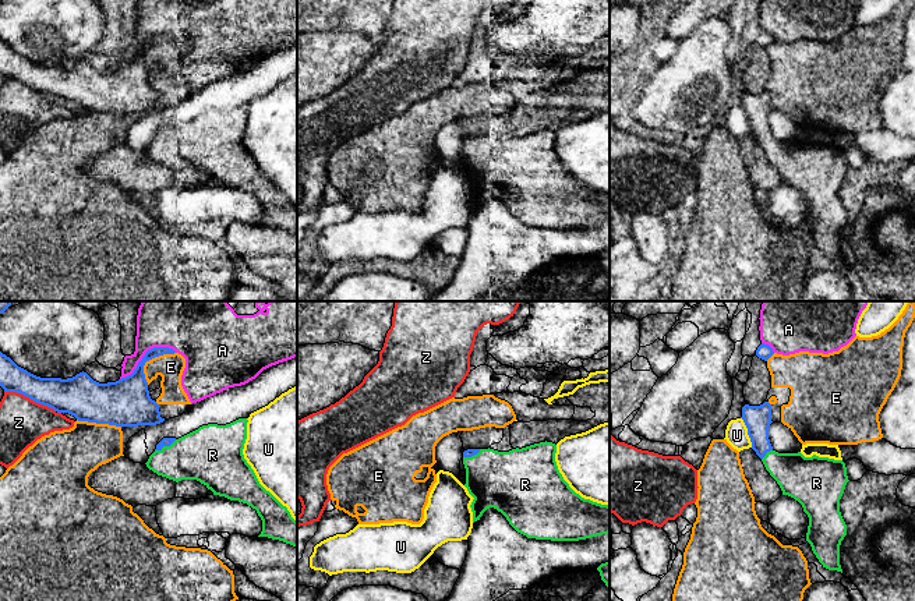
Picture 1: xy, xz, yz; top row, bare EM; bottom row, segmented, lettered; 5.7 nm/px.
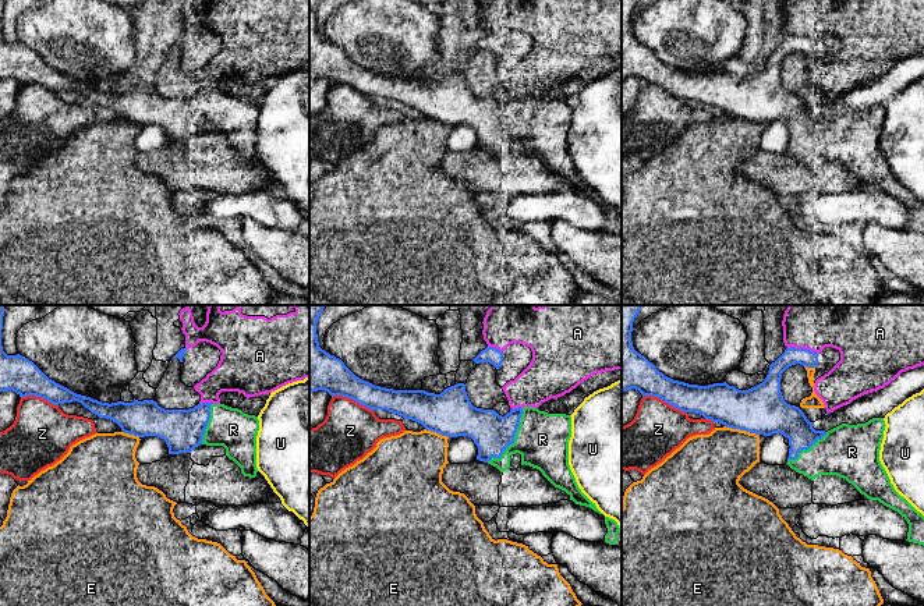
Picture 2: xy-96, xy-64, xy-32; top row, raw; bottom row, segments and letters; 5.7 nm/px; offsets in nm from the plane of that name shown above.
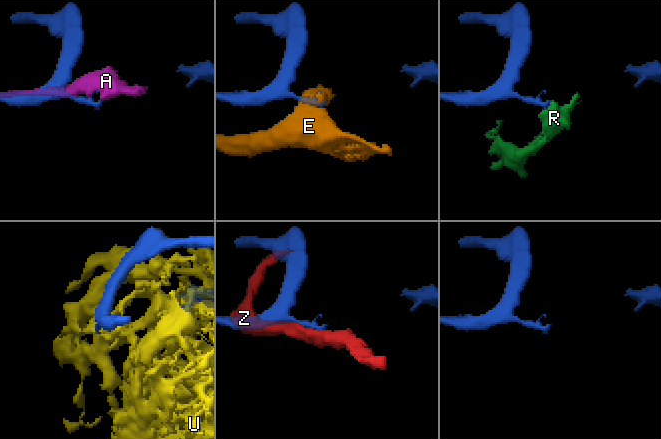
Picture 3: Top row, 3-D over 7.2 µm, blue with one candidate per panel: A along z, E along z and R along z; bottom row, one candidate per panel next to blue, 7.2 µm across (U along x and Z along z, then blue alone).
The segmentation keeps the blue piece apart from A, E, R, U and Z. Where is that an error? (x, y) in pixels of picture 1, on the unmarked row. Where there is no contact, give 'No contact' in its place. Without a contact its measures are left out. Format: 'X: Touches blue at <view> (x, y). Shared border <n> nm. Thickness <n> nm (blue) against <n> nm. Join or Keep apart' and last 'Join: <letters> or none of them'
A: Touches blue at xy (145, 41). Shared border 360 nm. Thickness 200 nm (blue) against 240 nm. Keep apart
E: Touches blue at xy (149, 46). Shared border 260 nm. Thickness 220 nm (blue) against 150 nm. Keep apart
R: Touches blue at xy (165, 133). Shared border 140 nm. Thickness 50 nm (blue) against 320 nm. Join
U: Touches blue at yz (748, 120). Shared border 190 nm. Thickness 160 nm (blue) against 130 nm. Keep apart
Z: Touches blue at xy (29, 85). Shared border 320 nm. Thickness 200 nm (blue) against 280 nm. Keep apart
Join: R

